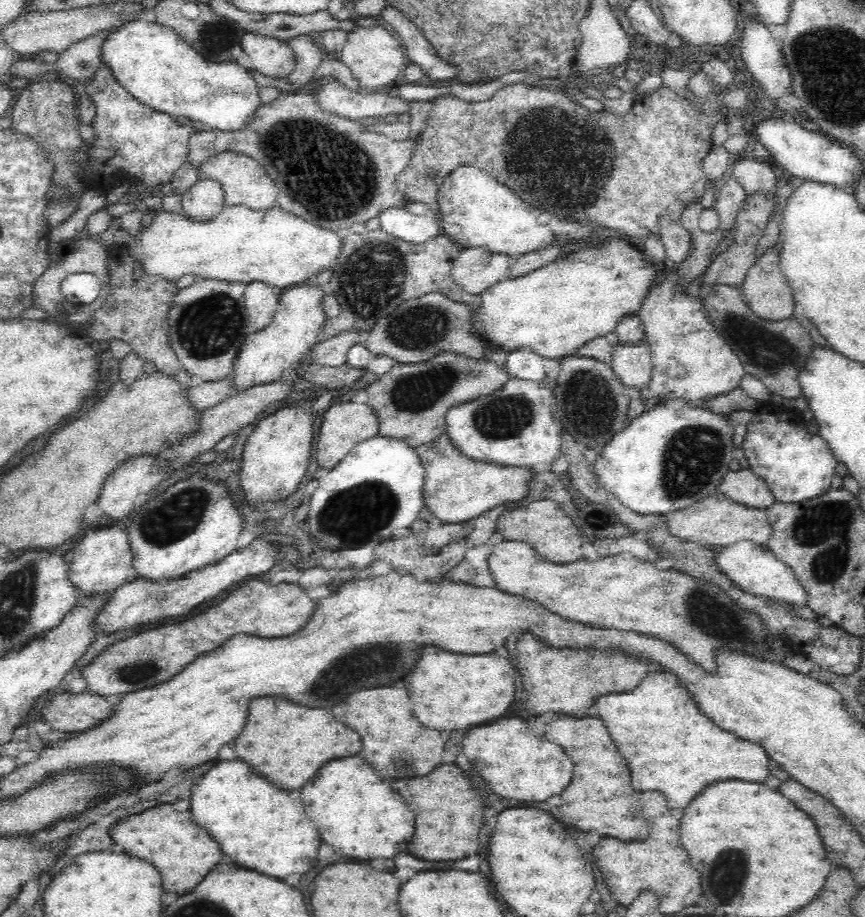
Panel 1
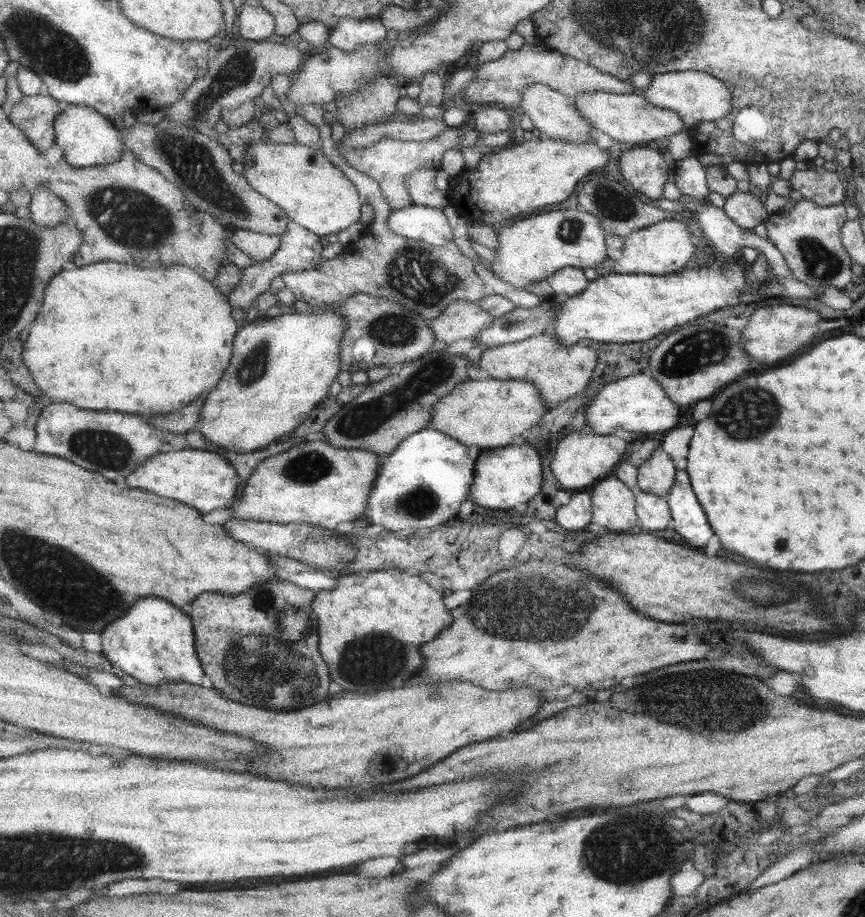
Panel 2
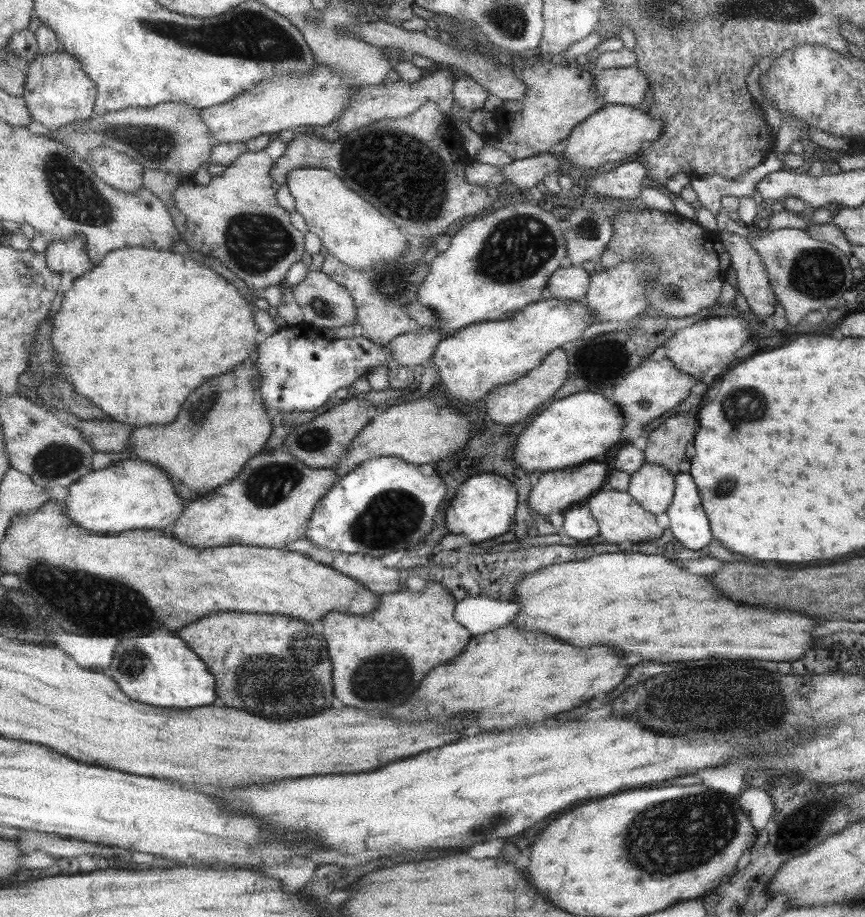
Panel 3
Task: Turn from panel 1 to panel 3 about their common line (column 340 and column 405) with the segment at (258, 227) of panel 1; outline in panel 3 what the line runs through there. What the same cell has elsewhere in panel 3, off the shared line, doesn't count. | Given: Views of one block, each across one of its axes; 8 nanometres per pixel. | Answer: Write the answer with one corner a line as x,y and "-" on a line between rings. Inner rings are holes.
321,168
293,170
287,186
297,200
297,212
305,218
307,230
319,234
329,254
335,254
341,262
357,270
373,270
405,256
409,238
401,234
401,228
377,206
363,200
359,192
351,190
337,172

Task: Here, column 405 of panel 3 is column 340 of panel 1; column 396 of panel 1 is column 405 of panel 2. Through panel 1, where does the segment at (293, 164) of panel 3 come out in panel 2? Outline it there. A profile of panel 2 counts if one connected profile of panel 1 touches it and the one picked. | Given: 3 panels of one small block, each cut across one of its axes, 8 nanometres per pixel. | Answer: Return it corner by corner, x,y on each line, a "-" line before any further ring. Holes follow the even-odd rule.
451,128
451,130
445,130
437,138
427,140
427,142
401,142
401,140
395,140
395,138
383,138
381,142
377,142
373,146
367,146
367,148
347,148
341,140
339,148
341,148
341,152
345,154
345,158
349,160
351,166
355,166
357,170
373,176
381,184
383,194
389,200
391,210
403,210
403,208
415,206
415,200
413,200
411,192
407,190
407,176
417,172
417,170
423,170
423,168
439,168
441,170
443,154
449,148
457,150
459,142
461,142
461,136
463,136
461,128

